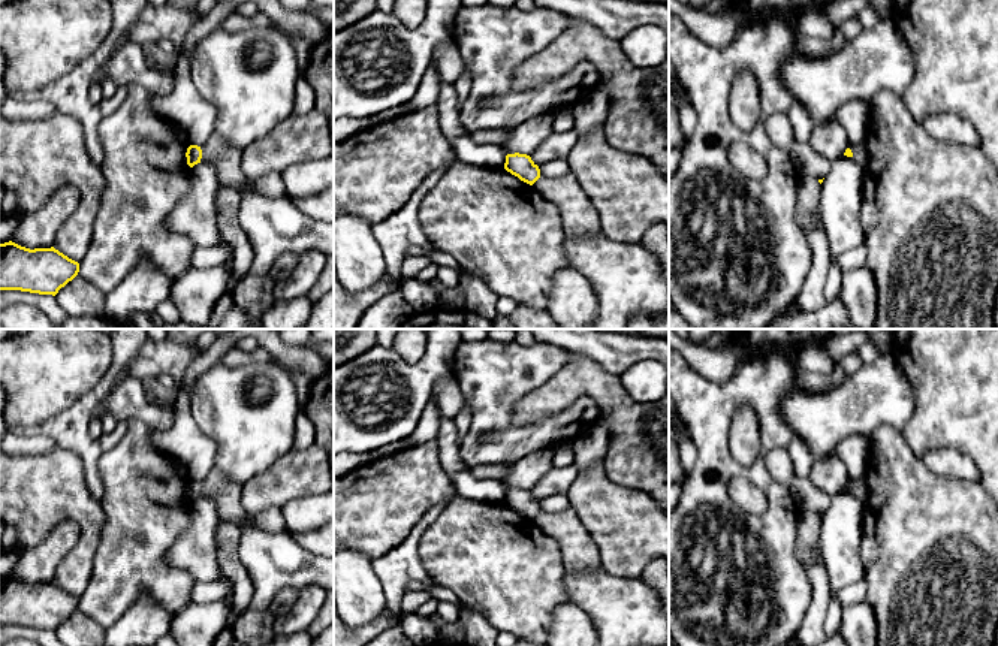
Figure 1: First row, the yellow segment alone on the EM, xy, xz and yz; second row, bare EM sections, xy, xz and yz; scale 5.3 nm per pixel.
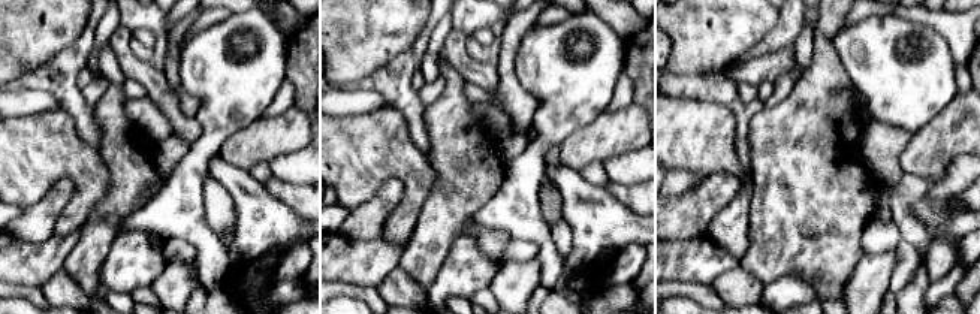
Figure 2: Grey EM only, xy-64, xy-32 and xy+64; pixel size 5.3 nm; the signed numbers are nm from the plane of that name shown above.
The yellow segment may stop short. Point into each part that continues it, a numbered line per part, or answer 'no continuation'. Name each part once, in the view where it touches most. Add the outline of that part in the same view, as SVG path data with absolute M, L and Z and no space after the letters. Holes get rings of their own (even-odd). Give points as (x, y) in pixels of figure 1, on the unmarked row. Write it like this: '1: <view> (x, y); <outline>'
no continuation

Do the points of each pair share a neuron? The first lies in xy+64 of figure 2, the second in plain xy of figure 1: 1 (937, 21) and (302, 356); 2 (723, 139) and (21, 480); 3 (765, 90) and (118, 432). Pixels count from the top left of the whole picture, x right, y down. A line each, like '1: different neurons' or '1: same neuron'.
1: different neurons
2: same neuron
3: different neurons

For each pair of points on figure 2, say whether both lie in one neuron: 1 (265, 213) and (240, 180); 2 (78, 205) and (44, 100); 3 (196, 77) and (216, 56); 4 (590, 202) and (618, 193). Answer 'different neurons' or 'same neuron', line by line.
1: same neuron
2: different neurons
3: same neuron
4: different neurons

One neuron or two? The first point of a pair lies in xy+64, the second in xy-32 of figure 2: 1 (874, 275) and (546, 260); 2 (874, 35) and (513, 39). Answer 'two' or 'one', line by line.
1: two
2: two

